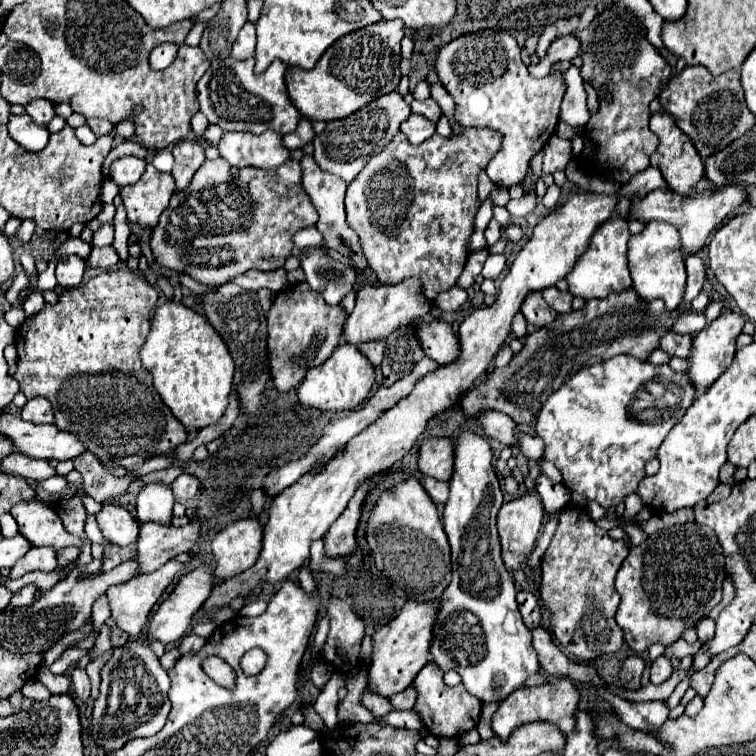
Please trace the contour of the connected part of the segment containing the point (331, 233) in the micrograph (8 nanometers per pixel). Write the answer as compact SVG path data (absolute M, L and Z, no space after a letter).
M303 155L301 169L303 169L301 185L303 185L303 191L309 195L313 207L319 213L319 219L317 219L317 225L315 227L323 235L325 247L327 249L335 249L335 251L339 251L345 257L351 257L359 269L365 269L367 267L367 261L365 261L365 255L363 255L361 245L359 245L359 239L353 233L353 229L349 229L349 225L345 221L345 205L343 205L343 199L345 199L347 185L337 175L331 175L327 171L321 171L321 167L317 167L317 163L315 163L315 159L311 155Z

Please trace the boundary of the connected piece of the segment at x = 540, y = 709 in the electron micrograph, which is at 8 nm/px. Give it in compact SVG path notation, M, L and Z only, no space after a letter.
M555 679L555 681L547 681L539 687L519 687L517 691L513 691L513 695L509 695L509 699L501 701L499 709L493 715L491 721L491 729L497 737L507 739L511 735L511 731L519 725L531 723L531 721L551 721L555 723L565 735L569 735L575 727L575 713L577 713L577 703L579 703L579 689L573 685L573 681L569 679Z

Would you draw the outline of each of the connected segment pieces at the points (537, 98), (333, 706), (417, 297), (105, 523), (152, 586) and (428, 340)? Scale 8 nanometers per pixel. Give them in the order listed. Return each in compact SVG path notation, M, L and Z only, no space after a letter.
M477 31L461 35L437 49L433 69L441 85L455 101L455 119L463 127L489 127L501 133L503 143L487 165L489 179L499 187L519 185L529 161L539 153L559 123L559 107L565 95L563 73L535 79L519 57L519 45L507 31Z
M333 673L331 679L329 679L329 683L327 683L325 689L319 693L319 697L317 697L315 705L313 705L313 709L317 711L317 715L321 717L323 725L325 725L329 731L333 731L333 729L339 725L339 721L337 721L337 701L339 701L337 691L339 691L341 685L345 685L345 675Z
M409 277L409 279L403 279L401 283L395 283L395 285L367 283L357 293L355 309L347 317L345 327L343 327L343 339L347 343L353 343L353 345L359 345L363 341L387 339L387 335L393 333L397 327L401 327L405 323L411 323L417 317L427 317L431 307L433 307L433 303L421 291L421 281L419 279Z
M105 501L101 511L97 513L97 523L103 537L117 545L129 545L139 539L139 523L131 517L131 513L113 501Z
M167 561L165 567L153 571L153 573L143 573L123 585L115 585L115 587L109 587L107 591L107 599L109 599L109 605L111 605L111 617L117 621L117 627L121 627L123 631L127 631L133 639L141 635L145 623L147 623L147 617L149 617L149 611L153 609L153 605L157 603L157 599L161 597L161 593L171 585L171 581L175 579L175 575L183 569L183 563L179 561Z
M417 319L417 337L421 339L421 347L425 347L425 355L437 361L439 365L447 365L459 355L459 339L449 323L443 319Z

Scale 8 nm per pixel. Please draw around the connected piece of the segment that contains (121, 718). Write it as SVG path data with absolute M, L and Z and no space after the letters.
M133 641L133 643L127 643L125 647L117 647L113 651L111 661L101 671L99 697L95 699L95 705L93 705L91 737L93 737L95 745L109 753L109 751L121 749L127 741L131 741L135 737L151 737L151 735L159 733L161 727L165 725L167 715L169 715L169 709L171 709L169 699L167 699L169 683L171 681L169 681L167 671L161 667L157 655L149 649L149 645L145 641Z

